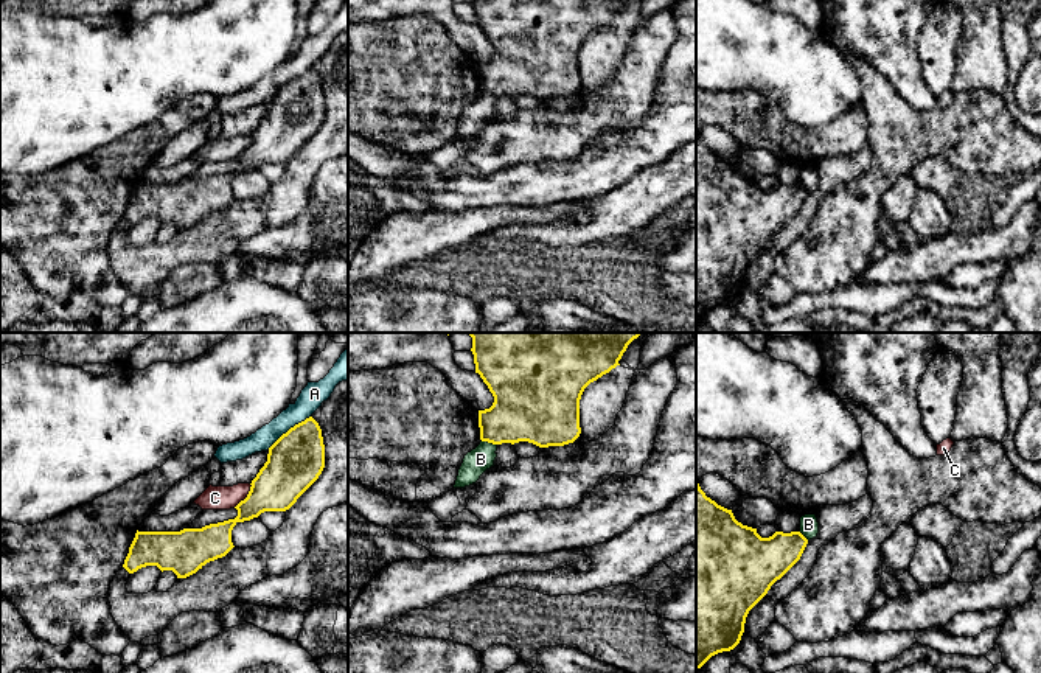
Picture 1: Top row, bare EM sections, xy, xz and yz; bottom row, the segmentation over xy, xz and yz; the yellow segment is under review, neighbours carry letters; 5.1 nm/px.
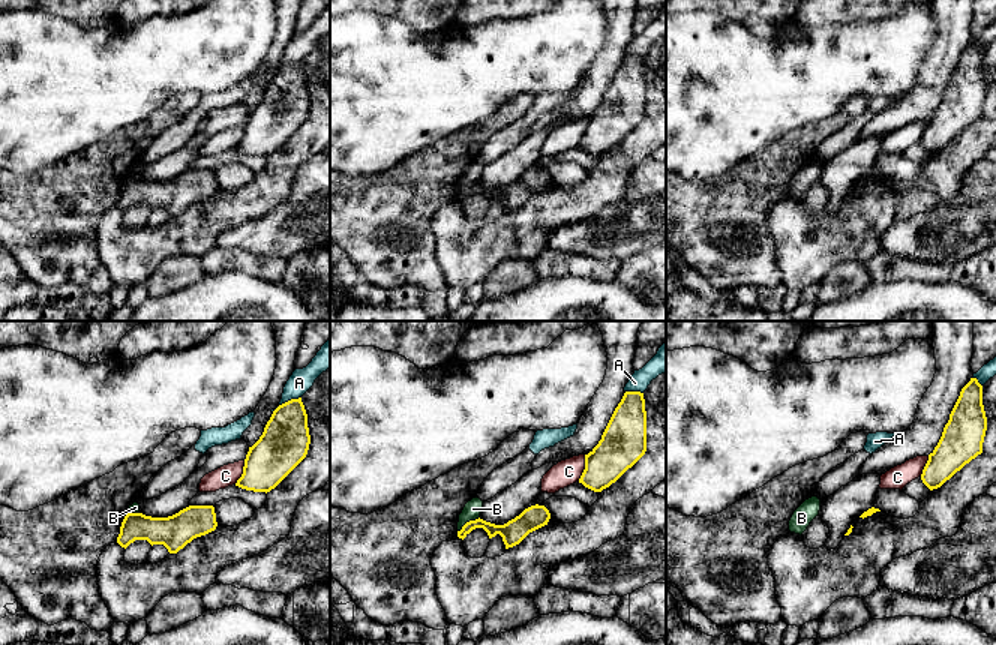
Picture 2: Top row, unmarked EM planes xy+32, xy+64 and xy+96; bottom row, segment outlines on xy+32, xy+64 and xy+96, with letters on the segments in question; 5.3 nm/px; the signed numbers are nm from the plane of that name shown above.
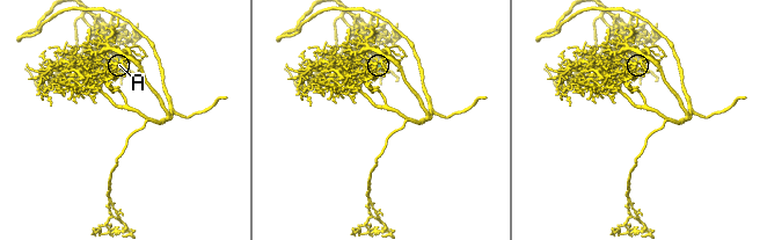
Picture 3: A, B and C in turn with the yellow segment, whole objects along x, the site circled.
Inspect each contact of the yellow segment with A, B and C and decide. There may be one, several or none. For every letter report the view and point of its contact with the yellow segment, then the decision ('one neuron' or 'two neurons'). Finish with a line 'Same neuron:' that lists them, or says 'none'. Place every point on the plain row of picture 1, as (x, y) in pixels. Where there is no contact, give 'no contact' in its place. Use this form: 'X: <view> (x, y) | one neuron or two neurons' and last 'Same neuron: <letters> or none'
A: xy (289, 81) | two neurons
B: xz (490, 94) | two neurons
C: xy (247, 148) | two neurons
Same neuron: none

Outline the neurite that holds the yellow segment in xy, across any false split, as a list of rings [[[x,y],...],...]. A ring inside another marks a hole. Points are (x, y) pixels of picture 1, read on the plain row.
[[[309,68],[269,99],[267,113],[252,132],[247,149],[235,159],[235,171],[180,183],[137,182],[123,219],[134,225],[141,219],[157,218],[162,224],[172,222],[177,230],[186,230],[235,199],[232,182],[238,174],[258,169],[264,163],[289,162],[323,120],[322,81]]]

